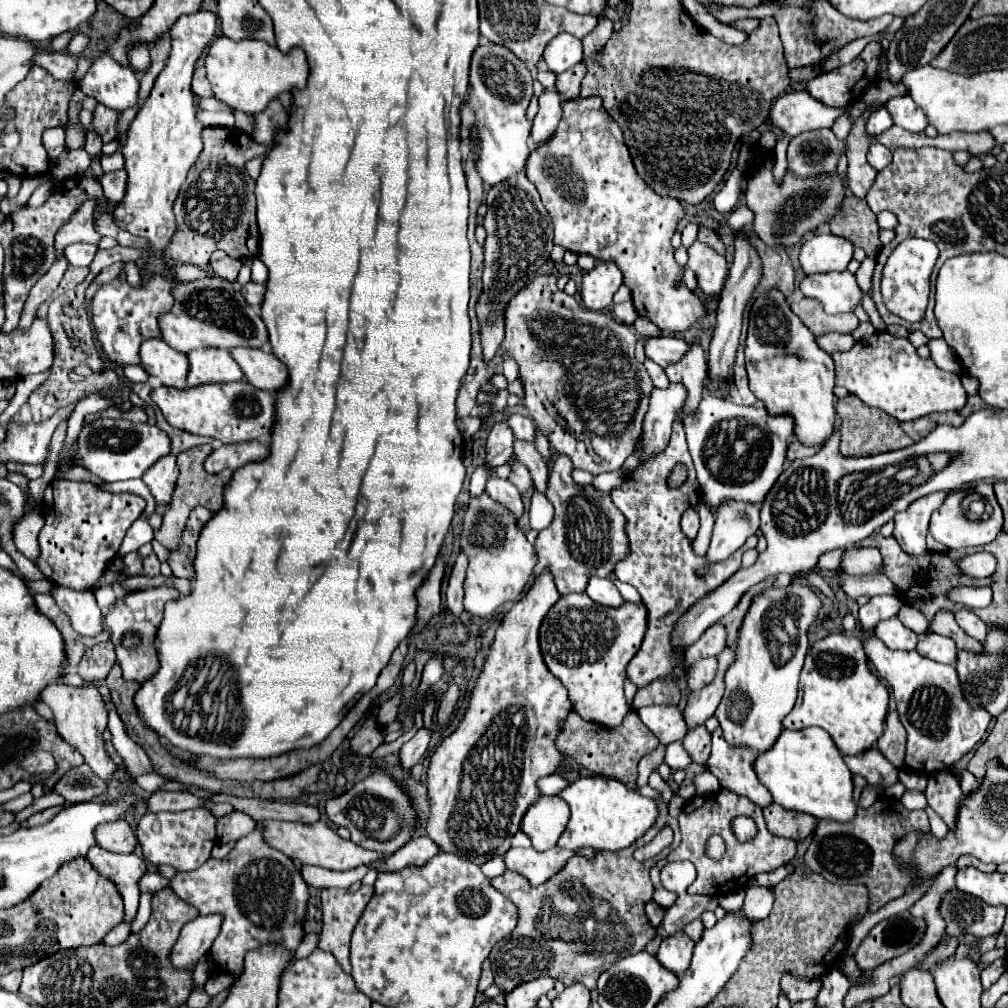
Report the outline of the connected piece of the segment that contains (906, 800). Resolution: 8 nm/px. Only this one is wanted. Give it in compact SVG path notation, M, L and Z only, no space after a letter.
M910 790L905 791L900 802L908 810L924 810L928 804L924 793Z

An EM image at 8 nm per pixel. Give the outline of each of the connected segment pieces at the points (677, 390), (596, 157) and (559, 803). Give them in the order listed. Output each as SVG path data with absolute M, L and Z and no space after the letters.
M670 384L666 390L654 388L650 398L650 410L644 418L644 432L640 438L640 448L628 456L622 470L634 472L638 466L664 452L670 440L670 428L676 420L676 412L682 410L686 390L680 384Z
M598 96L568 100L562 104L562 110L564 118L558 126L556 138L552 138L548 146L532 150L526 168L530 182L540 192L542 204L552 216L554 244L560 244L576 254L590 254L604 262L616 262L624 274L624 284L632 290L634 308L642 318L654 322L658 328L662 328L662 332L688 330L706 316L706 306L684 284L676 284L682 278L684 270L674 260L670 238L676 232L676 224L684 218L680 202L676 202L674 198L660 198L658 194L652 194L652 190L648 190L644 182L640 182L636 168L632 166L628 148L624 146L620 126L616 126L616 122L604 110Z
M540 796L524 814L520 830L532 840L536 852L556 846L570 820L570 808L560 796Z

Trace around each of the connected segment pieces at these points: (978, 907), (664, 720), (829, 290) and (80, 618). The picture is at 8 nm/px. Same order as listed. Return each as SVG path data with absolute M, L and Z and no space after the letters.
M952 890L944 896L940 914L946 920L946 934L956 934L958 938L964 934L986 938L996 936L1002 930L1006 908L988 906L970 894Z
M644 706L638 710L638 716L664 746L676 740L684 740L688 732L682 712L674 706Z
M848 270L806 276L800 290L806 298L820 300L826 314L854 312L854 308L862 304L862 290L854 274Z
M56 586L52 590L58 606L70 616L72 626L82 636L96 636L104 630L102 612L96 604L94 592L90 590L72 590L64 586Z

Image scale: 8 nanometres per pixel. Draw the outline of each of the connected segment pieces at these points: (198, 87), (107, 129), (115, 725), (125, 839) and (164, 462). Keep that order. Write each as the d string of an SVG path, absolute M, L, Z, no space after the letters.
M202 64L196 66L196 72L194 72L194 78L192 78L192 92L196 96L212 96L212 90L210 90L210 82L206 78L206 70Z
M96 106L92 116L92 130L102 138L102 142L110 142L118 138L118 114L108 110L106 106Z
M110 710L110 714L108 714L108 730L112 732L112 742L114 742L118 756L124 762L126 774L136 778L146 772L152 772L152 764L150 764L146 752L134 740L128 738L124 724L122 724L120 716L116 714L116 710Z
M126 820L100 826L100 830L96 830L96 840L100 848L116 854L132 854L138 844L134 830Z
M170 454L168 458L160 458L160 462L156 462L156 466L152 466L152 470L148 470L142 480L146 482L158 504L170 504L178 480L176 456Z

